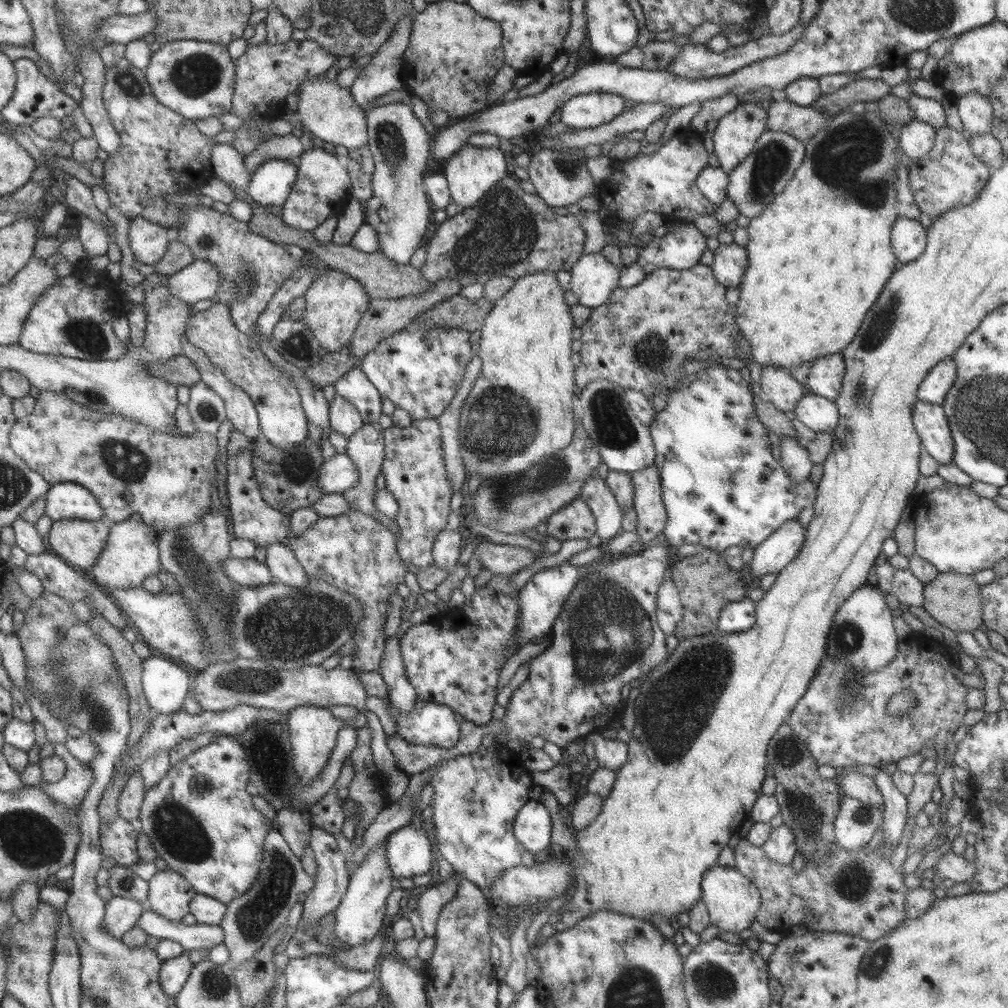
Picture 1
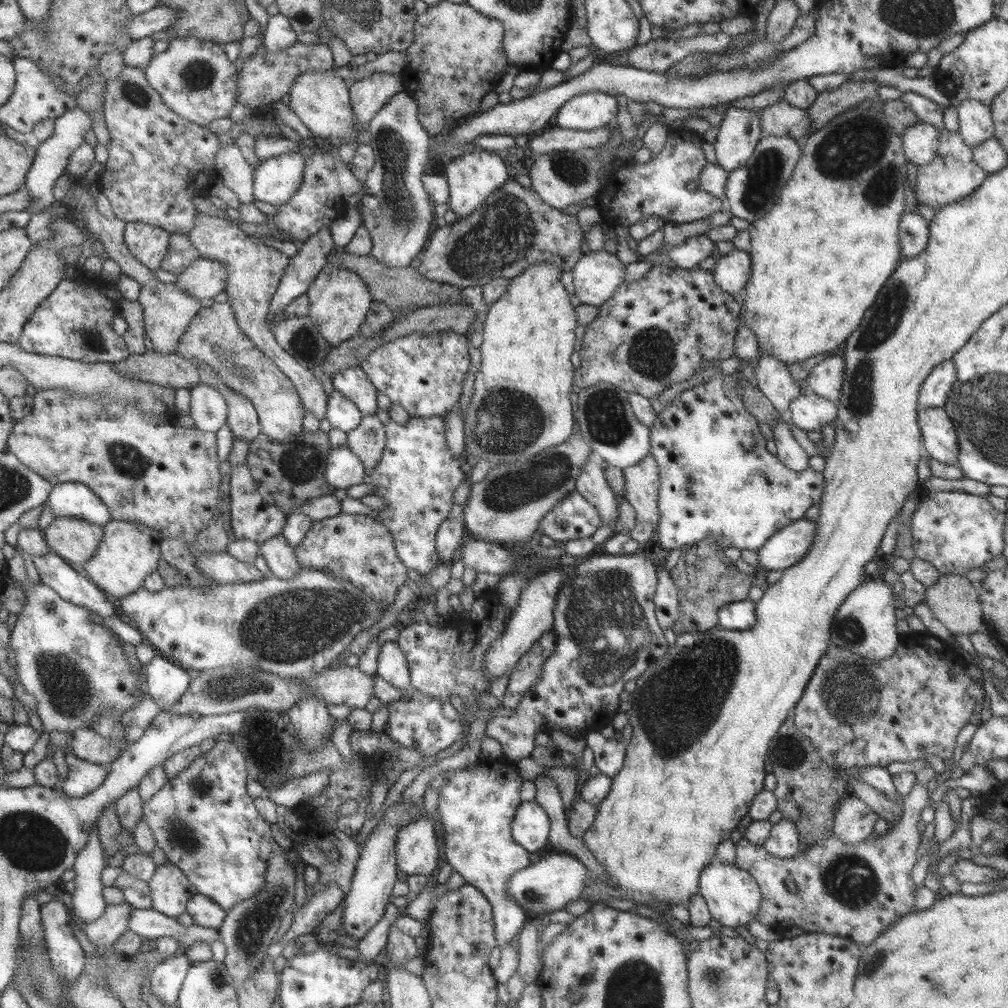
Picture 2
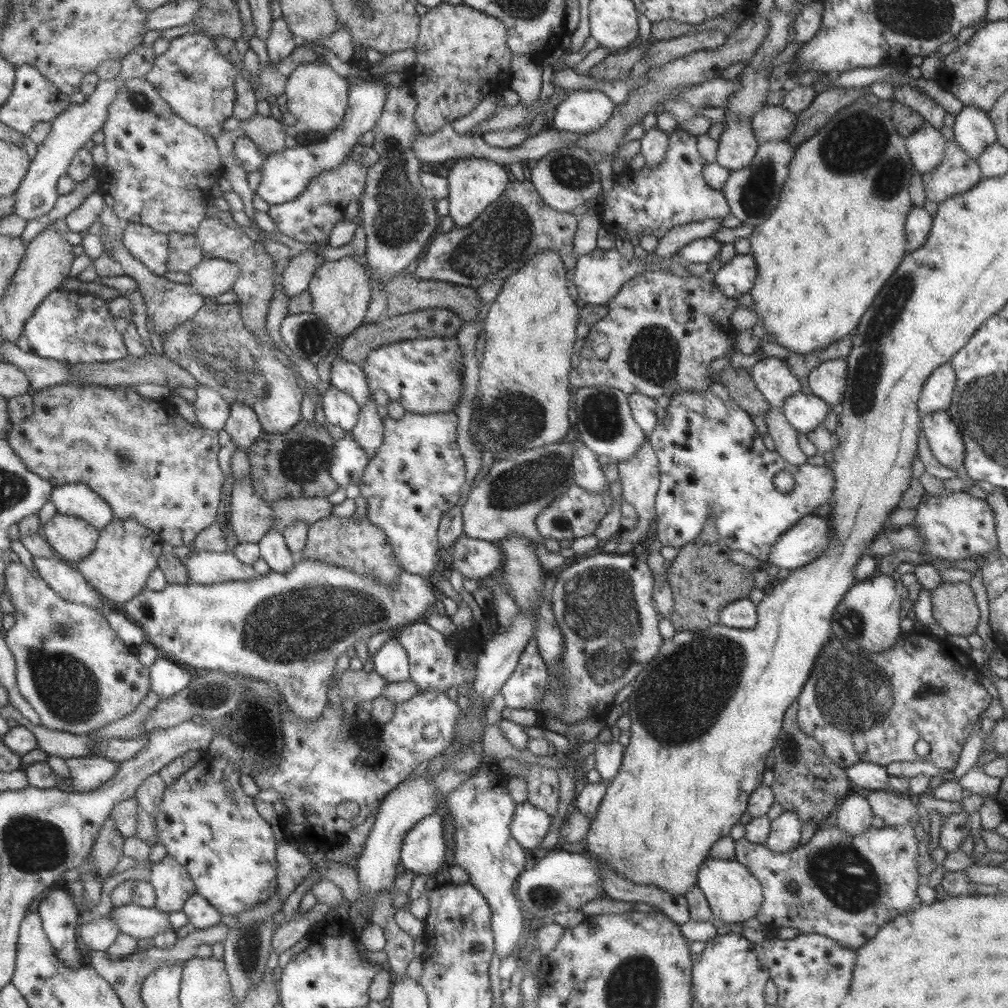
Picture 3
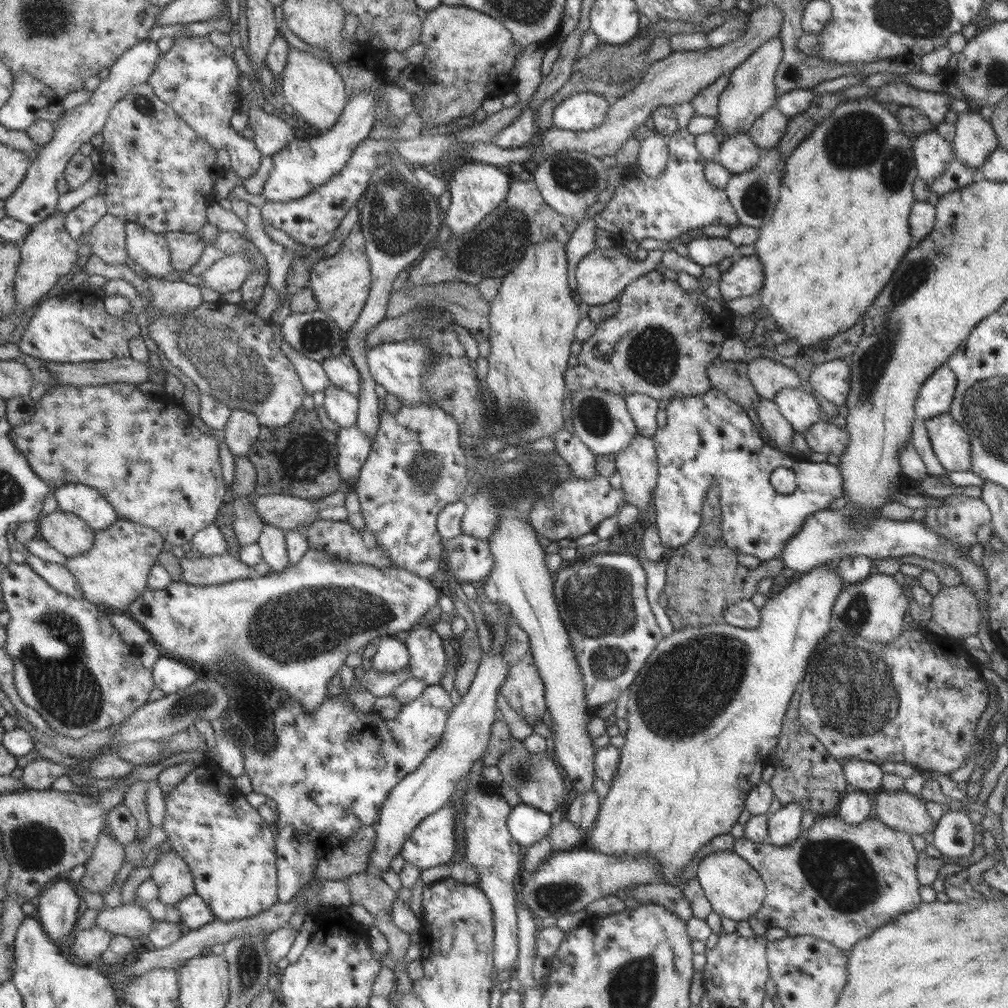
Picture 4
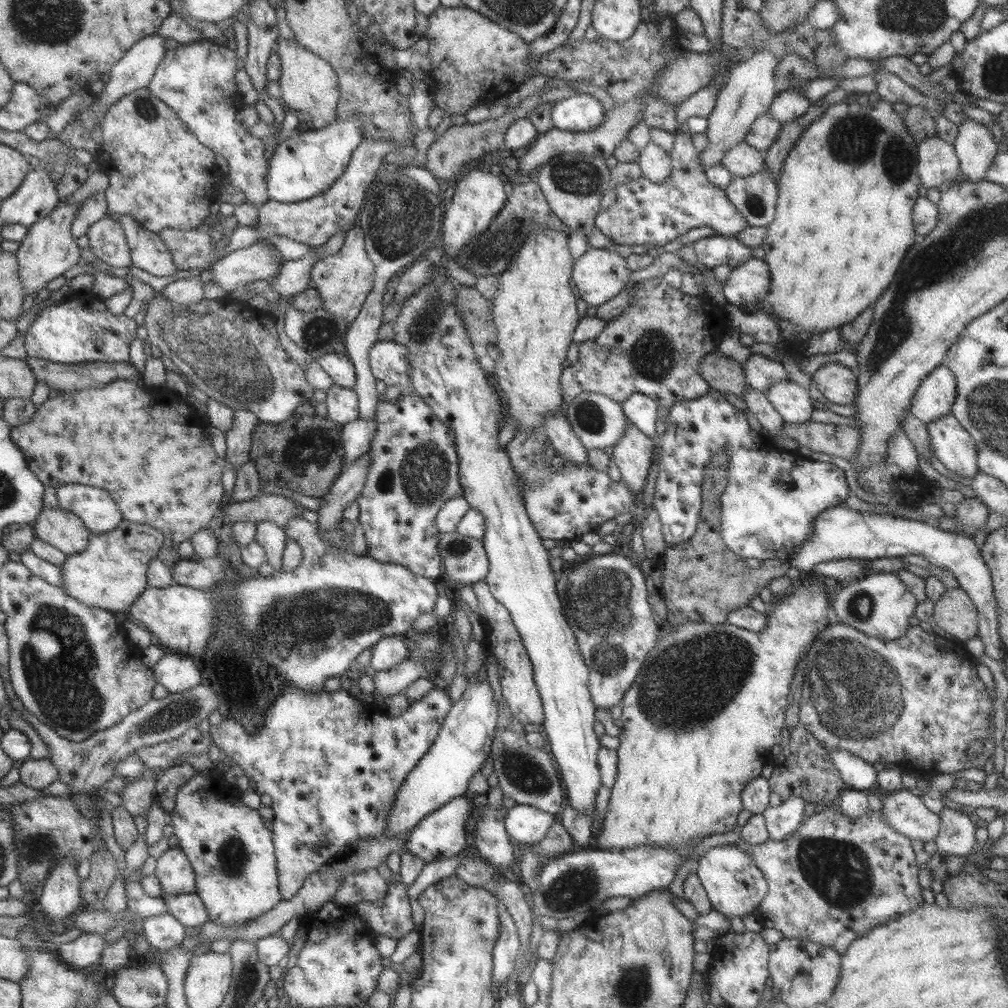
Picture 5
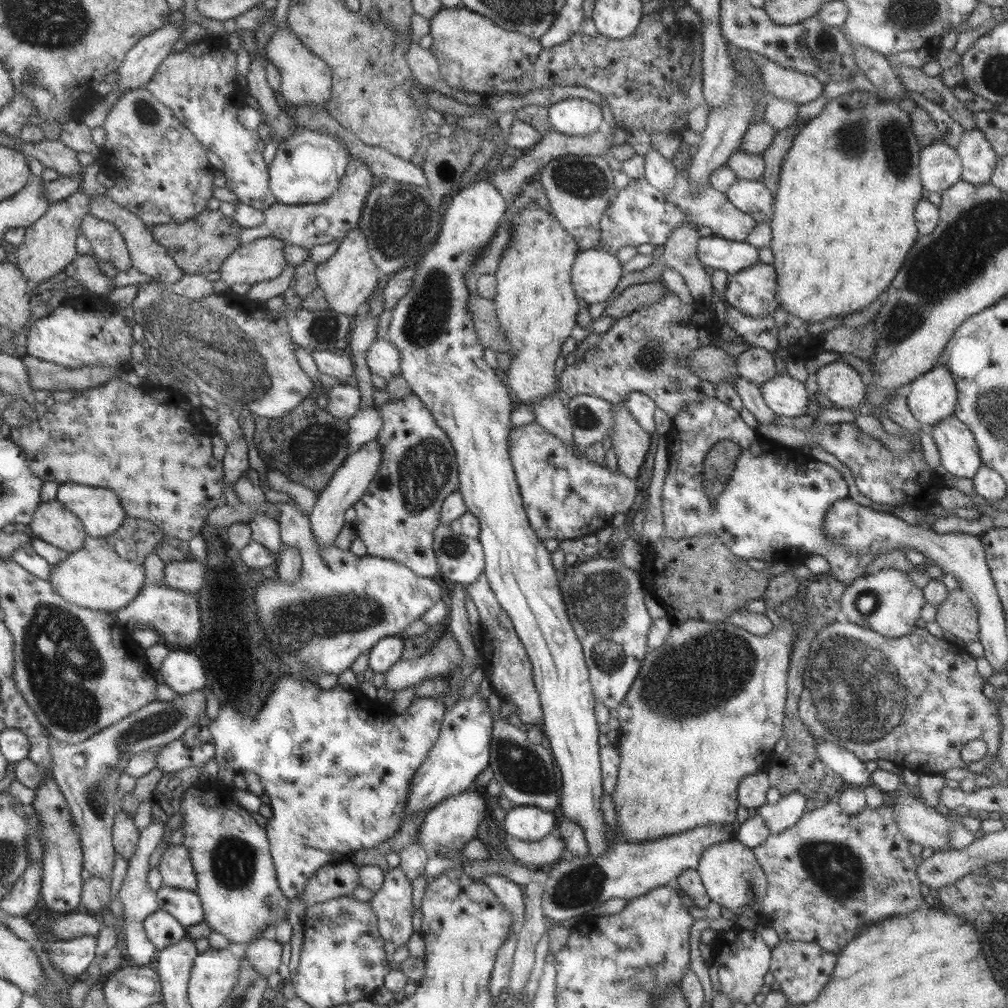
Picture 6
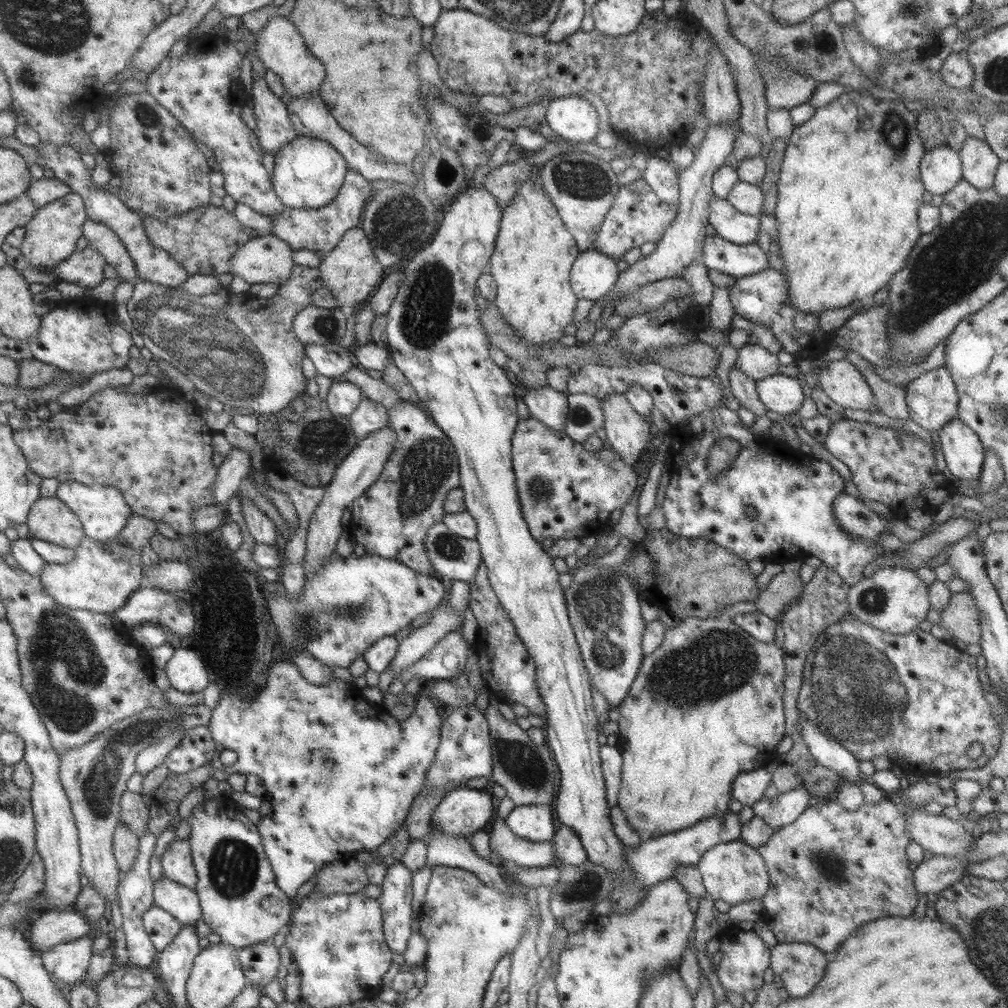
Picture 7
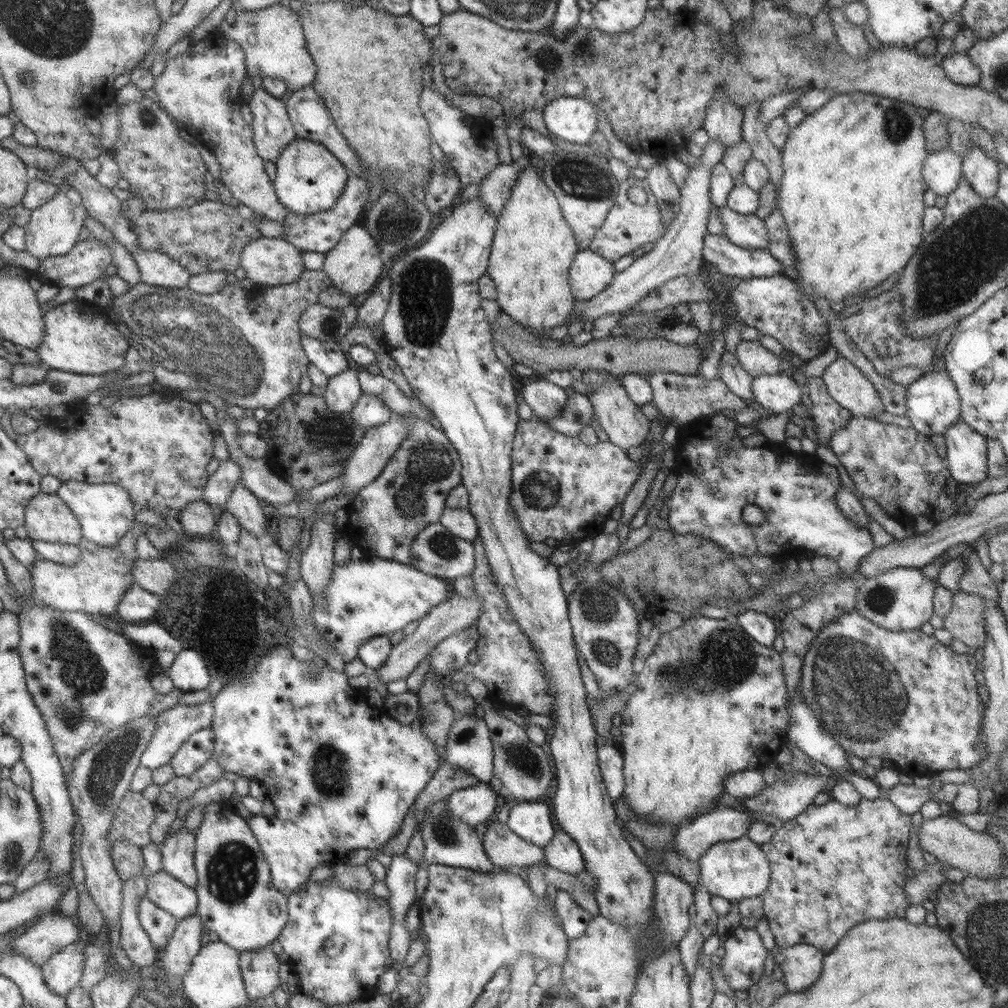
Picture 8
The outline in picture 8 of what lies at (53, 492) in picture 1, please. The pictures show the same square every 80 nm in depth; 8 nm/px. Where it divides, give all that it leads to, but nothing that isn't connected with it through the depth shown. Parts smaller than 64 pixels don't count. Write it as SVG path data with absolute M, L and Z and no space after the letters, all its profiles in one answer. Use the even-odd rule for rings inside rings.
M61 481L56 495L69 507L80 524L82 538L99 546L115 546L130 530L136 507L128 492L118 484L89 484L77 481Z

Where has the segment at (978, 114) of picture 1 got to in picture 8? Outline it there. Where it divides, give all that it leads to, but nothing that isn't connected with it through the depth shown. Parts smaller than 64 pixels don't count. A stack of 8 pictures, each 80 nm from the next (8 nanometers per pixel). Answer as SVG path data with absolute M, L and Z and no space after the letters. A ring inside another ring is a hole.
M971 146L969 152L964 154L961 164L963 178L967 179L967 182L971 185L968 192L975 192L981 198L995 196L1000 168L992 158L989 158L978 146Z

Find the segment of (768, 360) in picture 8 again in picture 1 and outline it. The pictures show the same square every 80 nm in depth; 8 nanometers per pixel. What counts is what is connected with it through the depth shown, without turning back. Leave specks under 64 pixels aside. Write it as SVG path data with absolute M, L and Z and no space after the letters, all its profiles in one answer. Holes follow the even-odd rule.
M762 368L759 384L767 400L783 413L792 411L795 403L803 396L803 385L783 368Z

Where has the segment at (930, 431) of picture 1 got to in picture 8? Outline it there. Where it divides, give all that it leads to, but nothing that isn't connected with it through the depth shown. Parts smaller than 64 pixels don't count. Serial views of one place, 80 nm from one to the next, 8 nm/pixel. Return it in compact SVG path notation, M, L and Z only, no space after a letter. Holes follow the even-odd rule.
M962 421L947 428L943 436L947 470L962 489L969 484L977 484L988 476L985 437Z

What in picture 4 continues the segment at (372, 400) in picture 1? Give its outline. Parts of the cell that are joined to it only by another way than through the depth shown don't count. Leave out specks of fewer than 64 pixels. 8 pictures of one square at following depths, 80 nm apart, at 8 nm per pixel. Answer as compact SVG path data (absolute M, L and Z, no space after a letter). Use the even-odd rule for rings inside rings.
M345 352L325 358L320 364L331 384L356 396L360 374Z

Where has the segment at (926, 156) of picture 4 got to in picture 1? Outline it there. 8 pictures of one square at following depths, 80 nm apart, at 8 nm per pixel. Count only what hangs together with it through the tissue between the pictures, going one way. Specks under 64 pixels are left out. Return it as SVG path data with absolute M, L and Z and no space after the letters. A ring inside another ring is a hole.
M915 118L903 125L898 136L898 146L901 152L910 160L917 160L931 150L936 137L936 128Z

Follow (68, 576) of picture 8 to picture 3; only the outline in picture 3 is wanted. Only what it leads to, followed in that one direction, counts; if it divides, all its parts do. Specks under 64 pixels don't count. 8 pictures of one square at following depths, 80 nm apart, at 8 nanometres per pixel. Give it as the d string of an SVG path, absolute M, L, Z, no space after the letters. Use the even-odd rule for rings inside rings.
M113 517L111 522L104 526L98 532L98 539L95 548L79 562L72 562L78 572L86 580L86 583L99 594L110 607L121 608L128 600L137 596L139 592L146 588L146 580L156 567L158 567L158 558L162 554L160 536L145 528L135 520L121 520Z

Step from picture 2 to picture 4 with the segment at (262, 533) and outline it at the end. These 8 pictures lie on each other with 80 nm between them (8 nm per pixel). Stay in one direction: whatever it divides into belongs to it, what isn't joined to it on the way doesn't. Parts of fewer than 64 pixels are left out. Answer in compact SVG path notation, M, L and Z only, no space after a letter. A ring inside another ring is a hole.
M247 494L233 497L232 511L234 512L232 528L238 544L245 546L255 543L264 522L257 516L252 506L248 504Z

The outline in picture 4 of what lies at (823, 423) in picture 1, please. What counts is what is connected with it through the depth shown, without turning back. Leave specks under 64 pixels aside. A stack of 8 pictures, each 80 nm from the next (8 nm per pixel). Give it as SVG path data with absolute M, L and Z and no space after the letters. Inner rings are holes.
M801 387L780 388L772 401L795 433L805 432L811 424L821 421L817 401L812 393L804 392Z

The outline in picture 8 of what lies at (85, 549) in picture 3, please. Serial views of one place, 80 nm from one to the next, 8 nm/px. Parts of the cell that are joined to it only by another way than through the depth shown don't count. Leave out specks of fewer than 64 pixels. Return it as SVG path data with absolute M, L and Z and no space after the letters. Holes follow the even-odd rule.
M56 493L32 496L24 508L23 526L31 541L78 545L82 539L80 524Z

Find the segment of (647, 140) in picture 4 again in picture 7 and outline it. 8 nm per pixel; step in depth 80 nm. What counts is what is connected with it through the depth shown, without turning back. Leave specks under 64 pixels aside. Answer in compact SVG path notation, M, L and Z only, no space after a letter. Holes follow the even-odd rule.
M649 152L646 155L646 167L641 178L661 202L668 206L676 206L678 204L678 173L655 153Z

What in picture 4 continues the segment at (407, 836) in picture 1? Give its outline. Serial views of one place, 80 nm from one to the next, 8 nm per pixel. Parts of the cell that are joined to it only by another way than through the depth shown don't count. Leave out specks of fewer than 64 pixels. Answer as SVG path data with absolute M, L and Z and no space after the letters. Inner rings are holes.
M449 804L426 816L403 842L398 852L404 861L410 862L422 871L440 864L447 864L455 854L455 810Z

